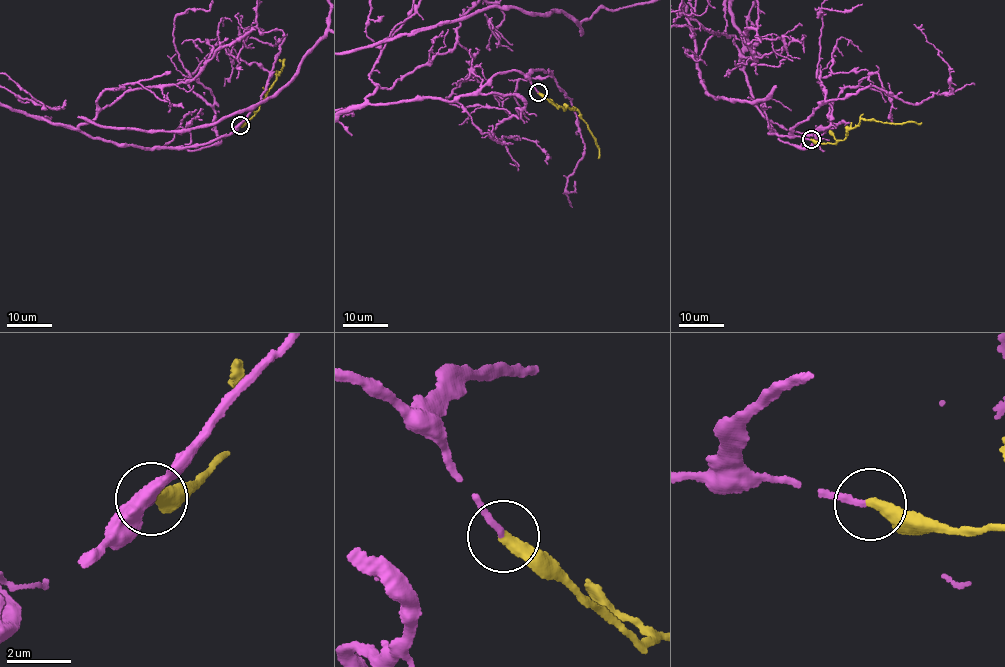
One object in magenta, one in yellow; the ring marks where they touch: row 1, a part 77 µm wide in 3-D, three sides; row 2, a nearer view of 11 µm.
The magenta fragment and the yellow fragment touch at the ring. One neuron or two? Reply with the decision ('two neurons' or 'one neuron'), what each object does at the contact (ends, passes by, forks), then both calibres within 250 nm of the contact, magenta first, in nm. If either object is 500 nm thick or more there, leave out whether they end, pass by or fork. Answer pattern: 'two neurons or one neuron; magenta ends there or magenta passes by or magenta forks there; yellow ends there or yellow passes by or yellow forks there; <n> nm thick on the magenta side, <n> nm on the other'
one neuron; magenta ends there; yellow ends there; 200 nm thick on the magenta side, 420 nm on the other

